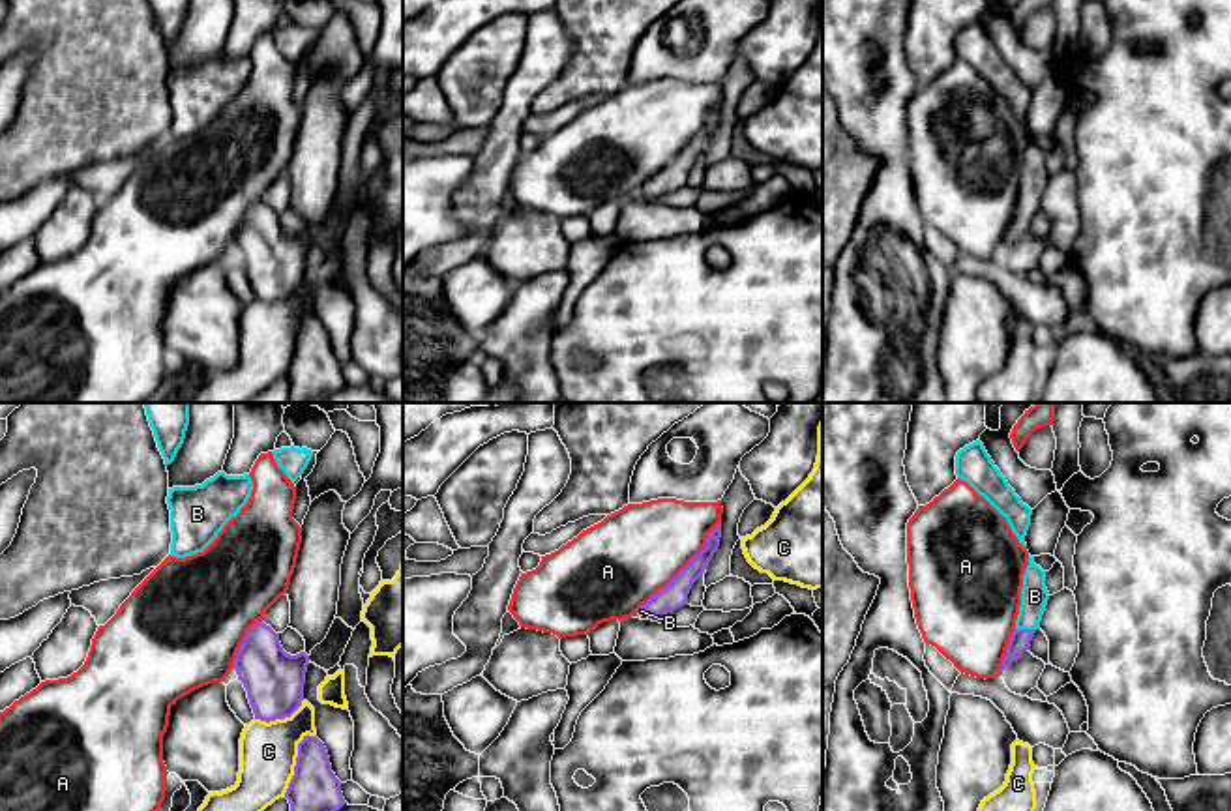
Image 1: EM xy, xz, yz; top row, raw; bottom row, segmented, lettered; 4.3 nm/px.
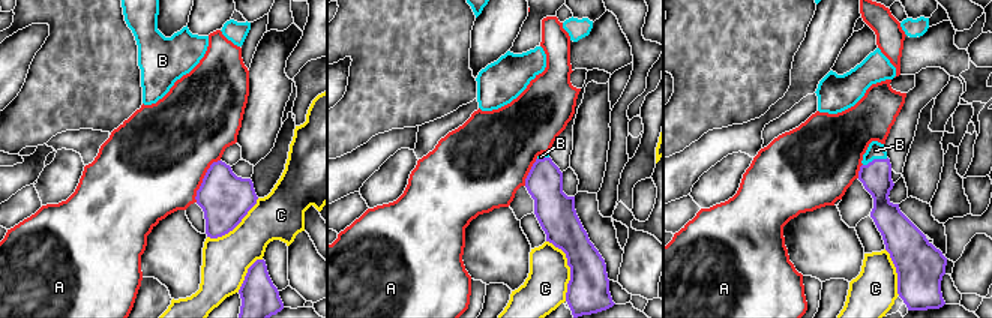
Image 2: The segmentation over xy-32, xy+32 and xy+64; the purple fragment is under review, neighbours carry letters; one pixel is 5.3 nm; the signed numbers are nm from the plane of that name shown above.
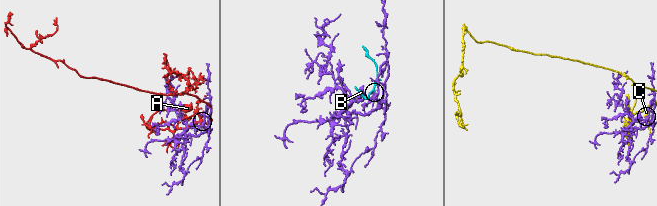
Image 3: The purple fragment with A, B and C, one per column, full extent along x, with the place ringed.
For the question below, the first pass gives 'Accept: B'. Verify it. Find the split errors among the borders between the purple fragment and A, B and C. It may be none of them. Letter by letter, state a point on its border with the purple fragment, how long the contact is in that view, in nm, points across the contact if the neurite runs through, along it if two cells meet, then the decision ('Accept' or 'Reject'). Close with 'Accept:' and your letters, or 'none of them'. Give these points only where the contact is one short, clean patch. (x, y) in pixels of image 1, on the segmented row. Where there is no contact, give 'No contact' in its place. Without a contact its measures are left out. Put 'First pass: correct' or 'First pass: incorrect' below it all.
A: Touches purple at xz (686, 566). Shared border 500 nm. Reject
B: Touches purple at yz (1025, 630). Shared border 90 nm. Path across: yz (1020, 641), (1025, 630), (1035, 596). Accept
C: Touches purple at xy (296, 761). Shared border 300 nm. Reject
Accept: B
First pass: correct

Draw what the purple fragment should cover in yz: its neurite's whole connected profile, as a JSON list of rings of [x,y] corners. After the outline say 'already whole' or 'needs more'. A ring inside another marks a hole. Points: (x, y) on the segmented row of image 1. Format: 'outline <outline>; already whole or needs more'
outline [[[1029,554],[1029,566],[1023,575],[1019,614],[1001,671],[1010,667],[1031,648],[1031,641],[1040,629],[1047,599],[1049,592],[1046,588],[1046,571],[1036,566],[1034,556]]]; needs more

